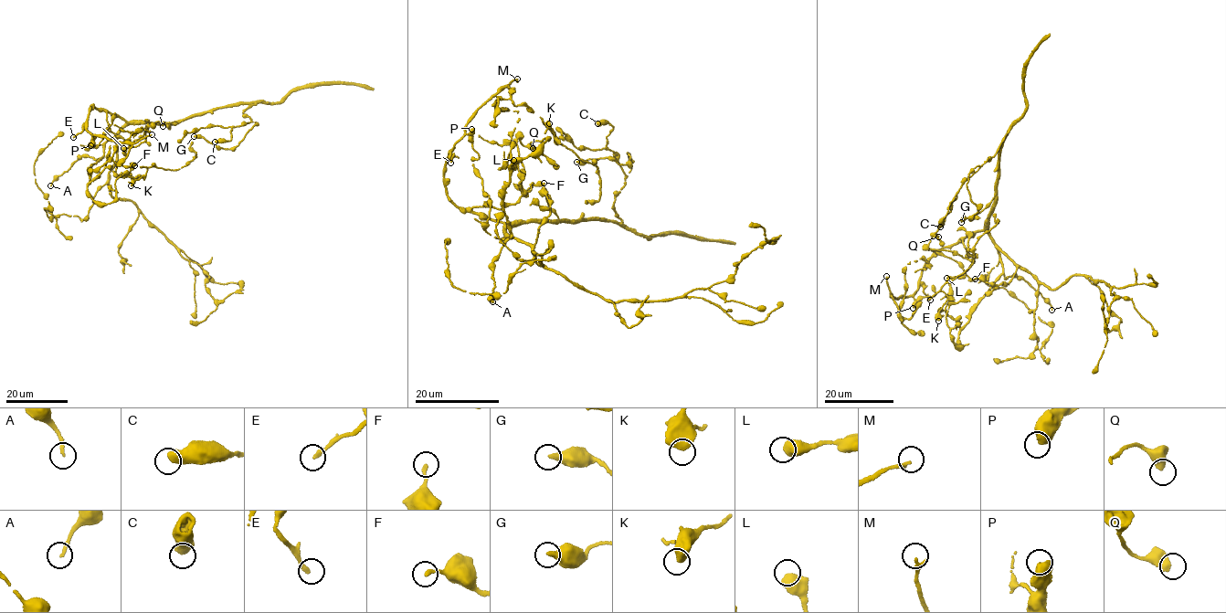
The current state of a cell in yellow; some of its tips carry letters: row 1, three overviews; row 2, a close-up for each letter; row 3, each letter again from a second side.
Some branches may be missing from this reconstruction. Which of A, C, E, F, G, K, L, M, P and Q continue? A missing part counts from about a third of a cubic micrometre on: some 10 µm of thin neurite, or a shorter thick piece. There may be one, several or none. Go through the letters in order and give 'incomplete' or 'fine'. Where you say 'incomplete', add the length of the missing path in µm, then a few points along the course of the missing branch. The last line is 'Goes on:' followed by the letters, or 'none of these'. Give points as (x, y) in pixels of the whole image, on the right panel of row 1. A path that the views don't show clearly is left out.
A: fine
C: fine
E: fine
F: fine
G: fine
K: fine
L: fine
M: fine
P: fine
Q: fine
Goes on: none of these

